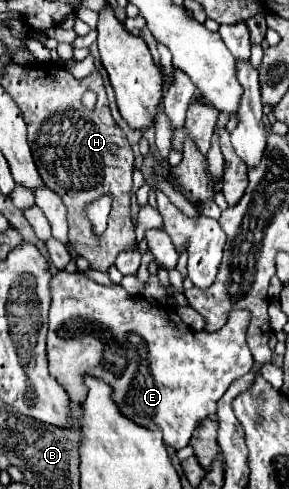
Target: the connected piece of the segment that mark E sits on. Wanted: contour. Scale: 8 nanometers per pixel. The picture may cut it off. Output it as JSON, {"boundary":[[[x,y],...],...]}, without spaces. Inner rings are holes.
{"boundary":[[[58,272],[52,278],[50,328],[46,342],[48,370],[74,404],[82,404],[86,398],[86,374],[104,380],[112,388],[114,404],[126,418],[144,428],[160,428],[164,444],[180,450],[190,442],[198,422],[216,414],[216,404],[228,386],[252,368],[252,354],[246,344],[248,324],[248,310],[230,310],[228,322],[218,332],[196,332],[170,318],[170,312],[162,306],[150,304],[140,294],[128,294],[122,286],[108,288],[80,272]]]}

